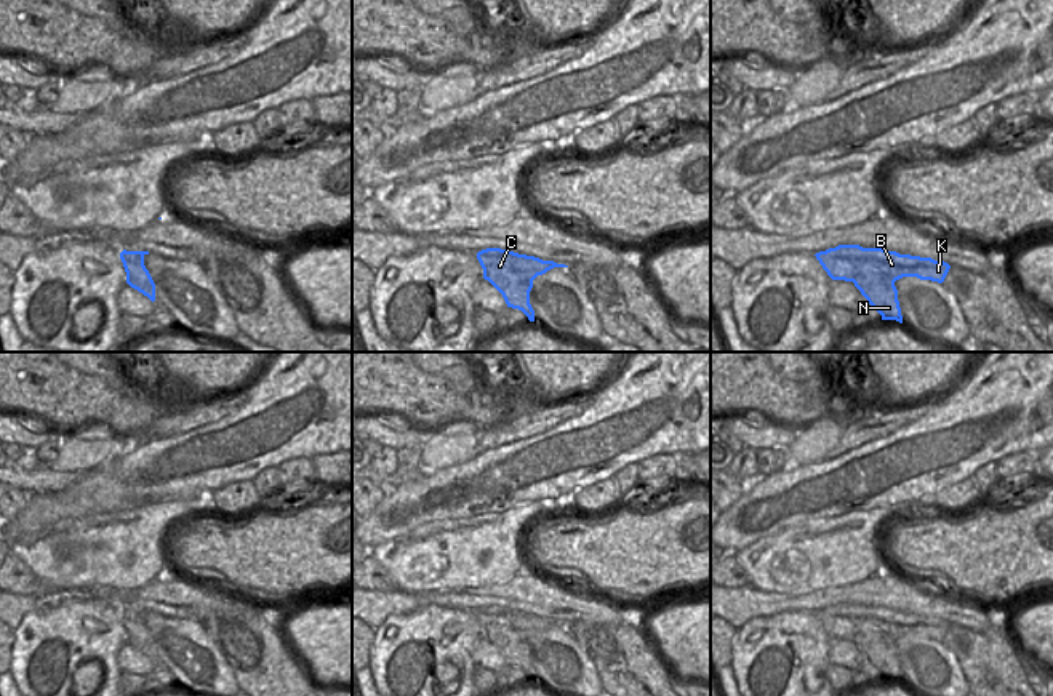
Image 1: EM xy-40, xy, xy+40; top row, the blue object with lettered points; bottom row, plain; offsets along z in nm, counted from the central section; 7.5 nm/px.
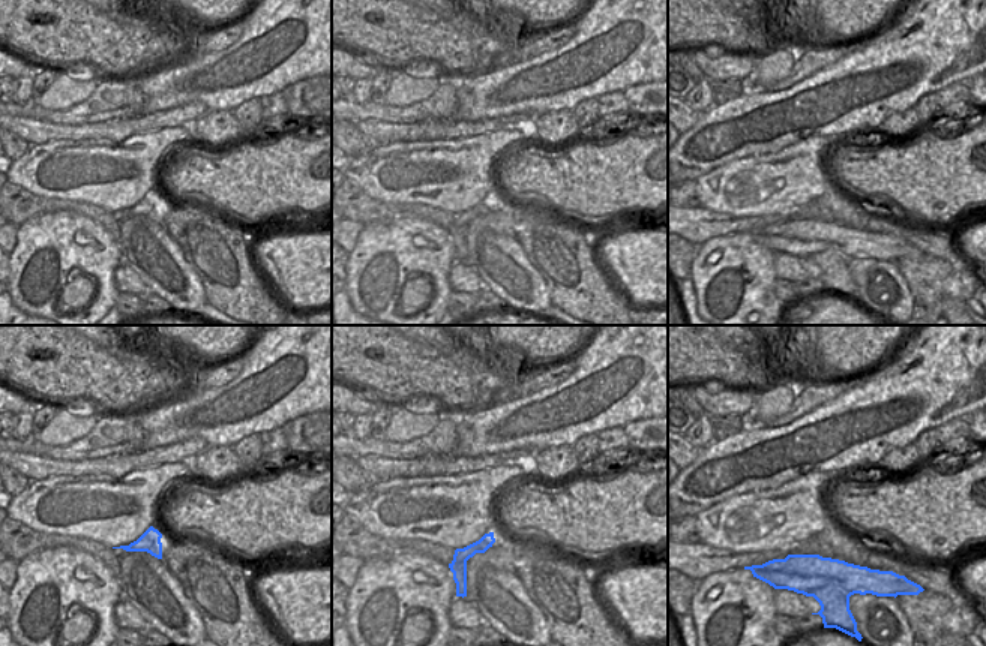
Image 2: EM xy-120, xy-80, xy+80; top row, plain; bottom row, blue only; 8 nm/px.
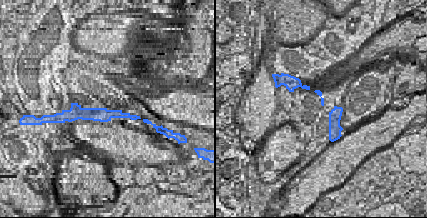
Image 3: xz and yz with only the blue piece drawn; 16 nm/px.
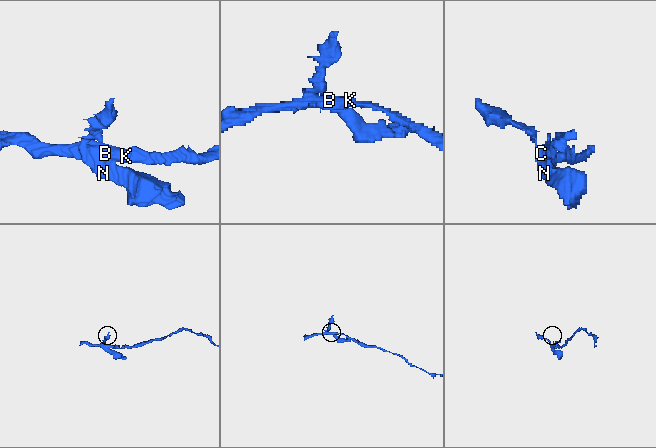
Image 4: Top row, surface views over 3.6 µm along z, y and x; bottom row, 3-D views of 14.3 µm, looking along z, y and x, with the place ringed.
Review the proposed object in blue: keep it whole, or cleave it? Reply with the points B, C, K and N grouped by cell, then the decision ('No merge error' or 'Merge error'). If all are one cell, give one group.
Groups: B K / C N. Merge error.

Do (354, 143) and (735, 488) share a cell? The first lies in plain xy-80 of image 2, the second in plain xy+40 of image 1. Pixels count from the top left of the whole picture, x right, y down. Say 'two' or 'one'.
one

